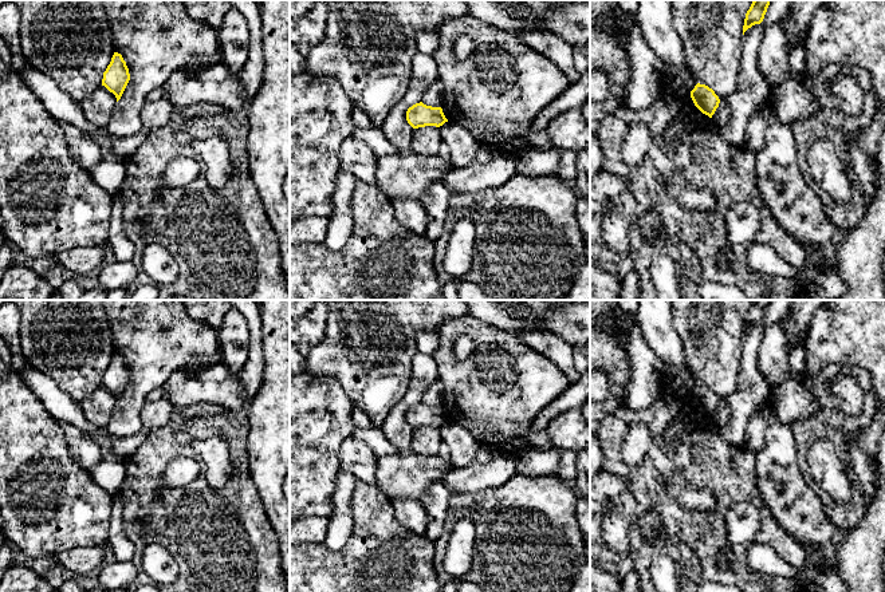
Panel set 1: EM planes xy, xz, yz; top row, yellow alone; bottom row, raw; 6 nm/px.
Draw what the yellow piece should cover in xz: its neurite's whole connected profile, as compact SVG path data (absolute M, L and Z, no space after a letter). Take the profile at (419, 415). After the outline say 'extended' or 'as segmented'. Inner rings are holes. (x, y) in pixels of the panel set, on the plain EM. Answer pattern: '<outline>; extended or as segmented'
M422 402L408 409L406 421L413 429L425 426L440 427L448 422L441 407L426 406Z; as segmented

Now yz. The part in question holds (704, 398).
M697 383L691 391L691 398L695 406L709 418L712 418L720 403L720 399L715 391L708 386L700 383Z; as segmented

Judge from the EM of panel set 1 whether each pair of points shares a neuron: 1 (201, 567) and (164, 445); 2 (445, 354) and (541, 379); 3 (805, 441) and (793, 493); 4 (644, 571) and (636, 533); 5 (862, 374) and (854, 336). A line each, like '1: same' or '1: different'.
1: same
2: same
3: different
4: same
5: different

